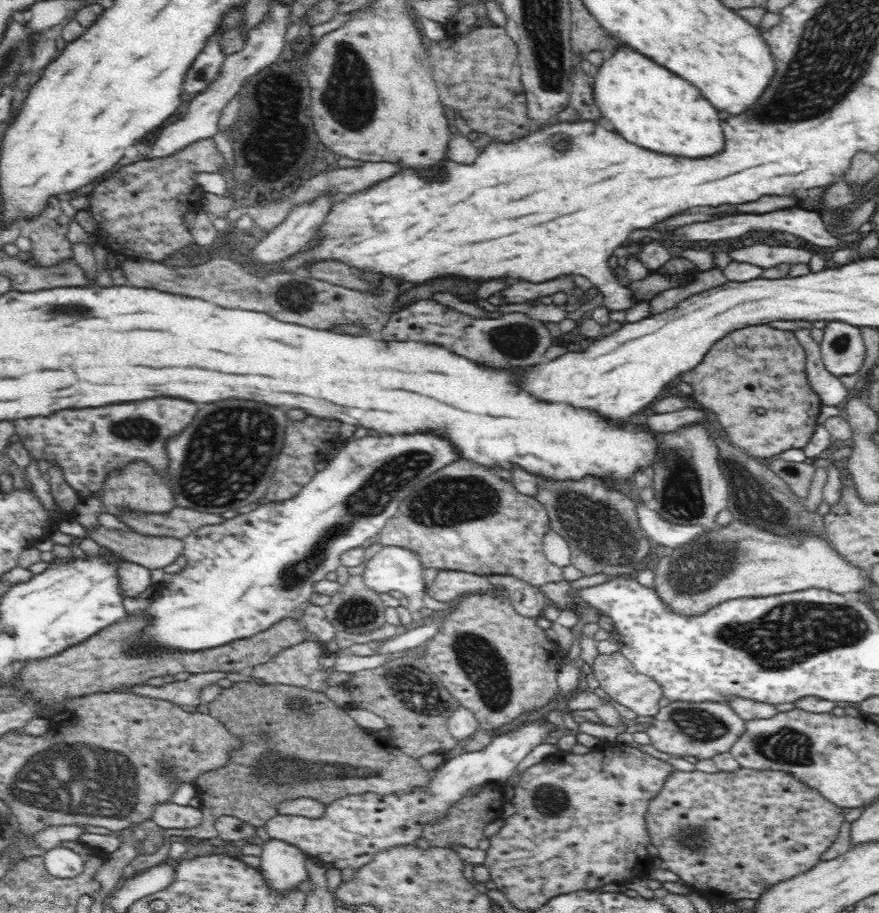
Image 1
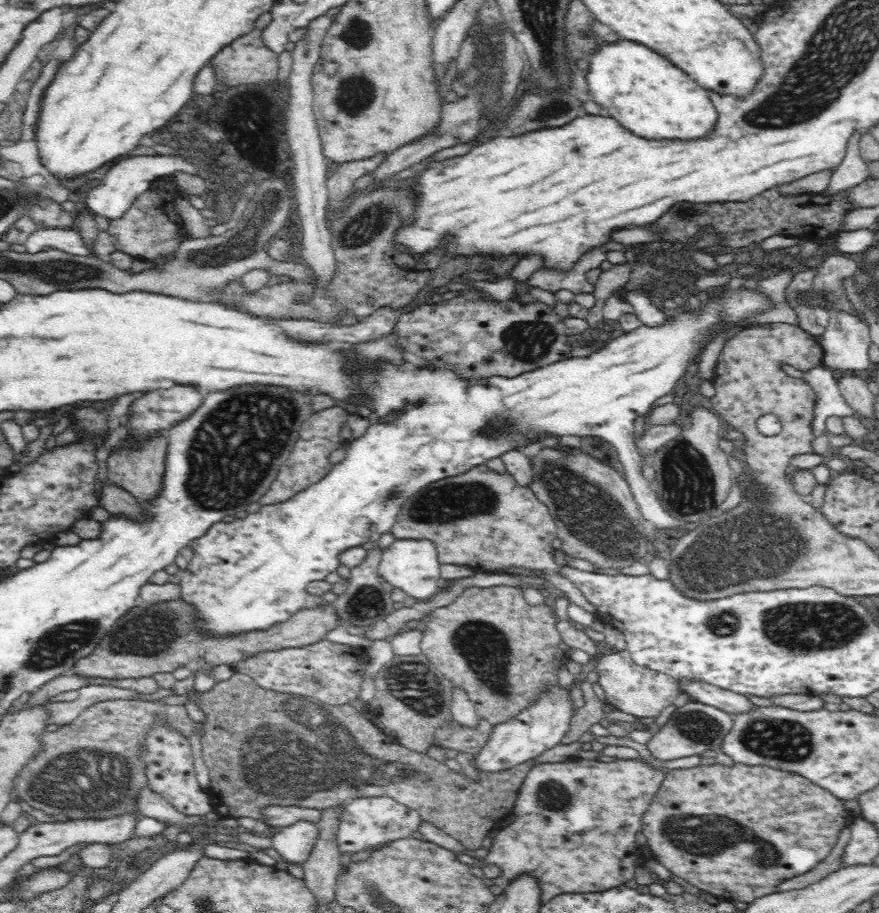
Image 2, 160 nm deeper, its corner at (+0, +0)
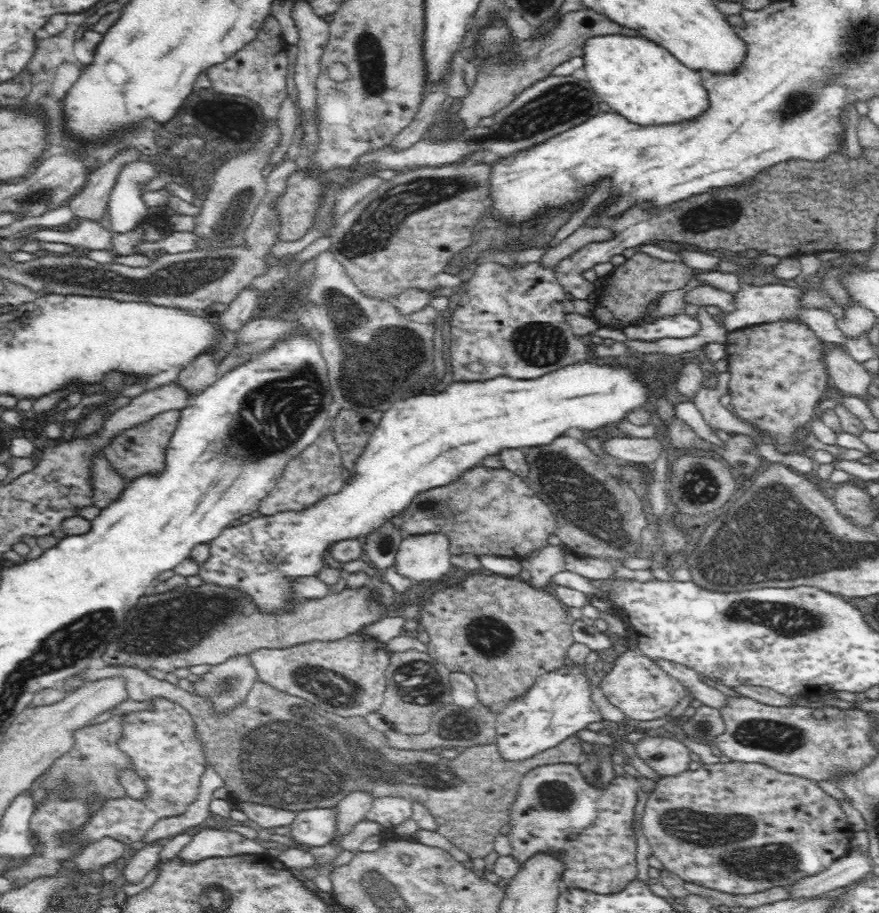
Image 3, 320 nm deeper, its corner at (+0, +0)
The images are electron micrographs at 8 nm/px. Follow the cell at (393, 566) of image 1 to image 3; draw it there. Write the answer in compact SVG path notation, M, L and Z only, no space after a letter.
M444 532L407 535L396 554L397 572L409 580L440 580L450 568L450 542Z

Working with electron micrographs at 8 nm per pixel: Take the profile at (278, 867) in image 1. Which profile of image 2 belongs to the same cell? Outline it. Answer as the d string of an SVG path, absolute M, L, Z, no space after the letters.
M300 818L291 826L281 827L272 834L272 846L286 860L303 864L321 838L319 826L320 823Z

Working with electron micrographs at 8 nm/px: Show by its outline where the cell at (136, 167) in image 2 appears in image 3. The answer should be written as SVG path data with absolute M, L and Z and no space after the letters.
M134 161L126 165L118 175L107 204L106 220L114 233L128 233L142 220L148 220L148 207L142 201L142 191L138 189L144 182L155 177L155 168L163 166Z

